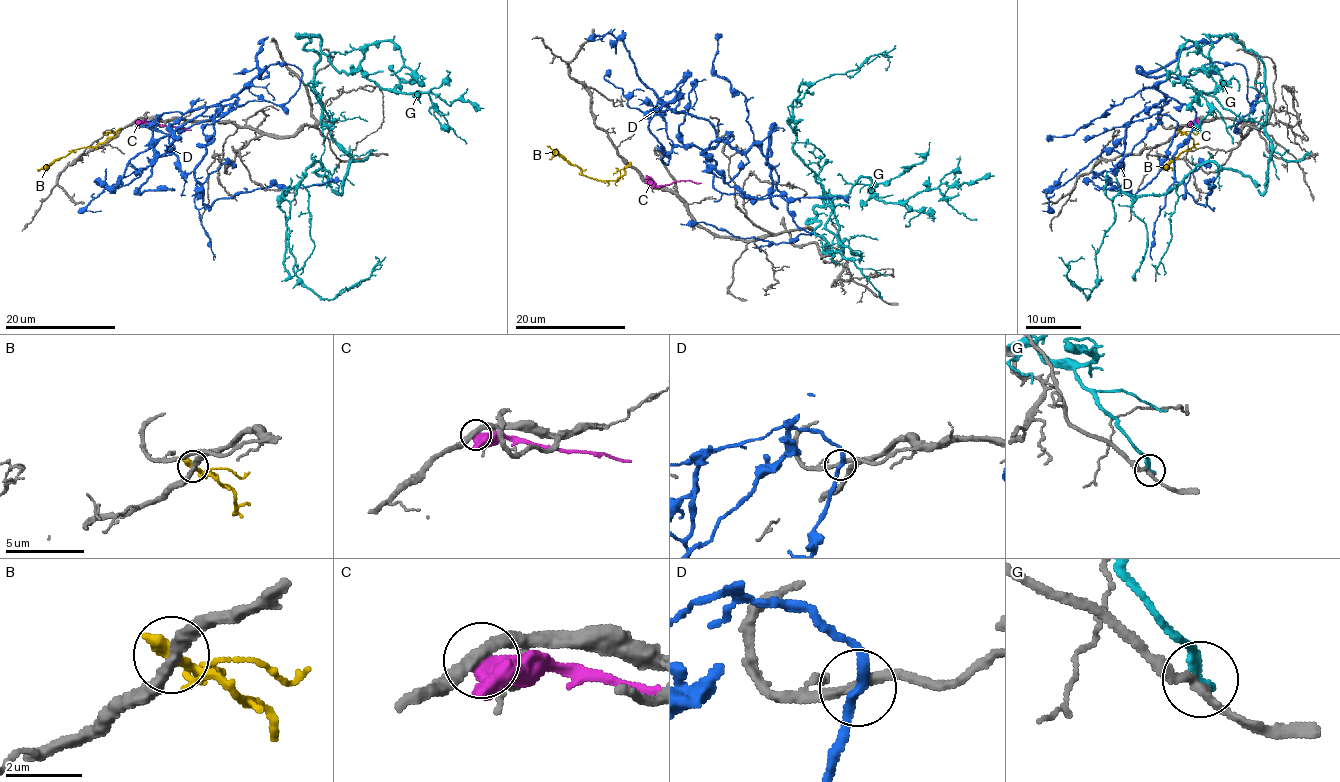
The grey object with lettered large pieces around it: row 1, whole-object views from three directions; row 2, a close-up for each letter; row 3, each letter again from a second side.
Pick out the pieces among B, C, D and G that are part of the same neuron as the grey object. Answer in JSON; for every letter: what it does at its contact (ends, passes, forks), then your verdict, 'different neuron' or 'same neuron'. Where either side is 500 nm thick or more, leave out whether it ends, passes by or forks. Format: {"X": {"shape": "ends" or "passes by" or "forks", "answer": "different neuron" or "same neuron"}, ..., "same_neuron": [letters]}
{"B": {"shape": "ends", "answer": "different neuron"}, "C": {"answer": "different neuron"}, "D": {"shape": "passes by", "answer": "same neuron"}, "G": {"shape": "ends", "answer": "different neuron"}, "same_neuron": ["D"]}

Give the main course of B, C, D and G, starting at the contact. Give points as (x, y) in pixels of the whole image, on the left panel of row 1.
B: (119, 130), (95, 146), (73, 149), (37, 171)
C: (137, 120), (191, 130)
D: (155, 127), (164, 112), (238, 99), (215, 113), (195, 170), (206, 205), (339, 178)
G: (370, 153), (344, 152), (343, 189), (318, 162), (281, 196), (293, 272), (323, 299), (369, 276), (375, 256)

